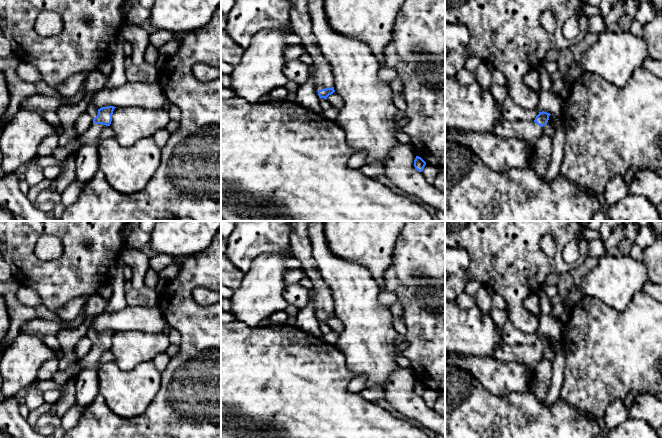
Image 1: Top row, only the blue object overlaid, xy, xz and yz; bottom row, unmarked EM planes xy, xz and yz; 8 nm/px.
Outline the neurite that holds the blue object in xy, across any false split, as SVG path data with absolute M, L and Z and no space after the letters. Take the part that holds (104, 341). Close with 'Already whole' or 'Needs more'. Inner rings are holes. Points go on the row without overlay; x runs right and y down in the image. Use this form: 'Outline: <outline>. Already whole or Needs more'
Outline: M107 330L98 333L98 339L93 343L91 350L82 359L77 360L81 371L93 368L99 363L102 355L110 350L115 332L114 330Z. Needs more

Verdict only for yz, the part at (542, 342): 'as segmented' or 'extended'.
extended

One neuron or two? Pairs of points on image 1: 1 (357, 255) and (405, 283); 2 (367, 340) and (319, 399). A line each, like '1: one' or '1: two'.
1: two
2: two

